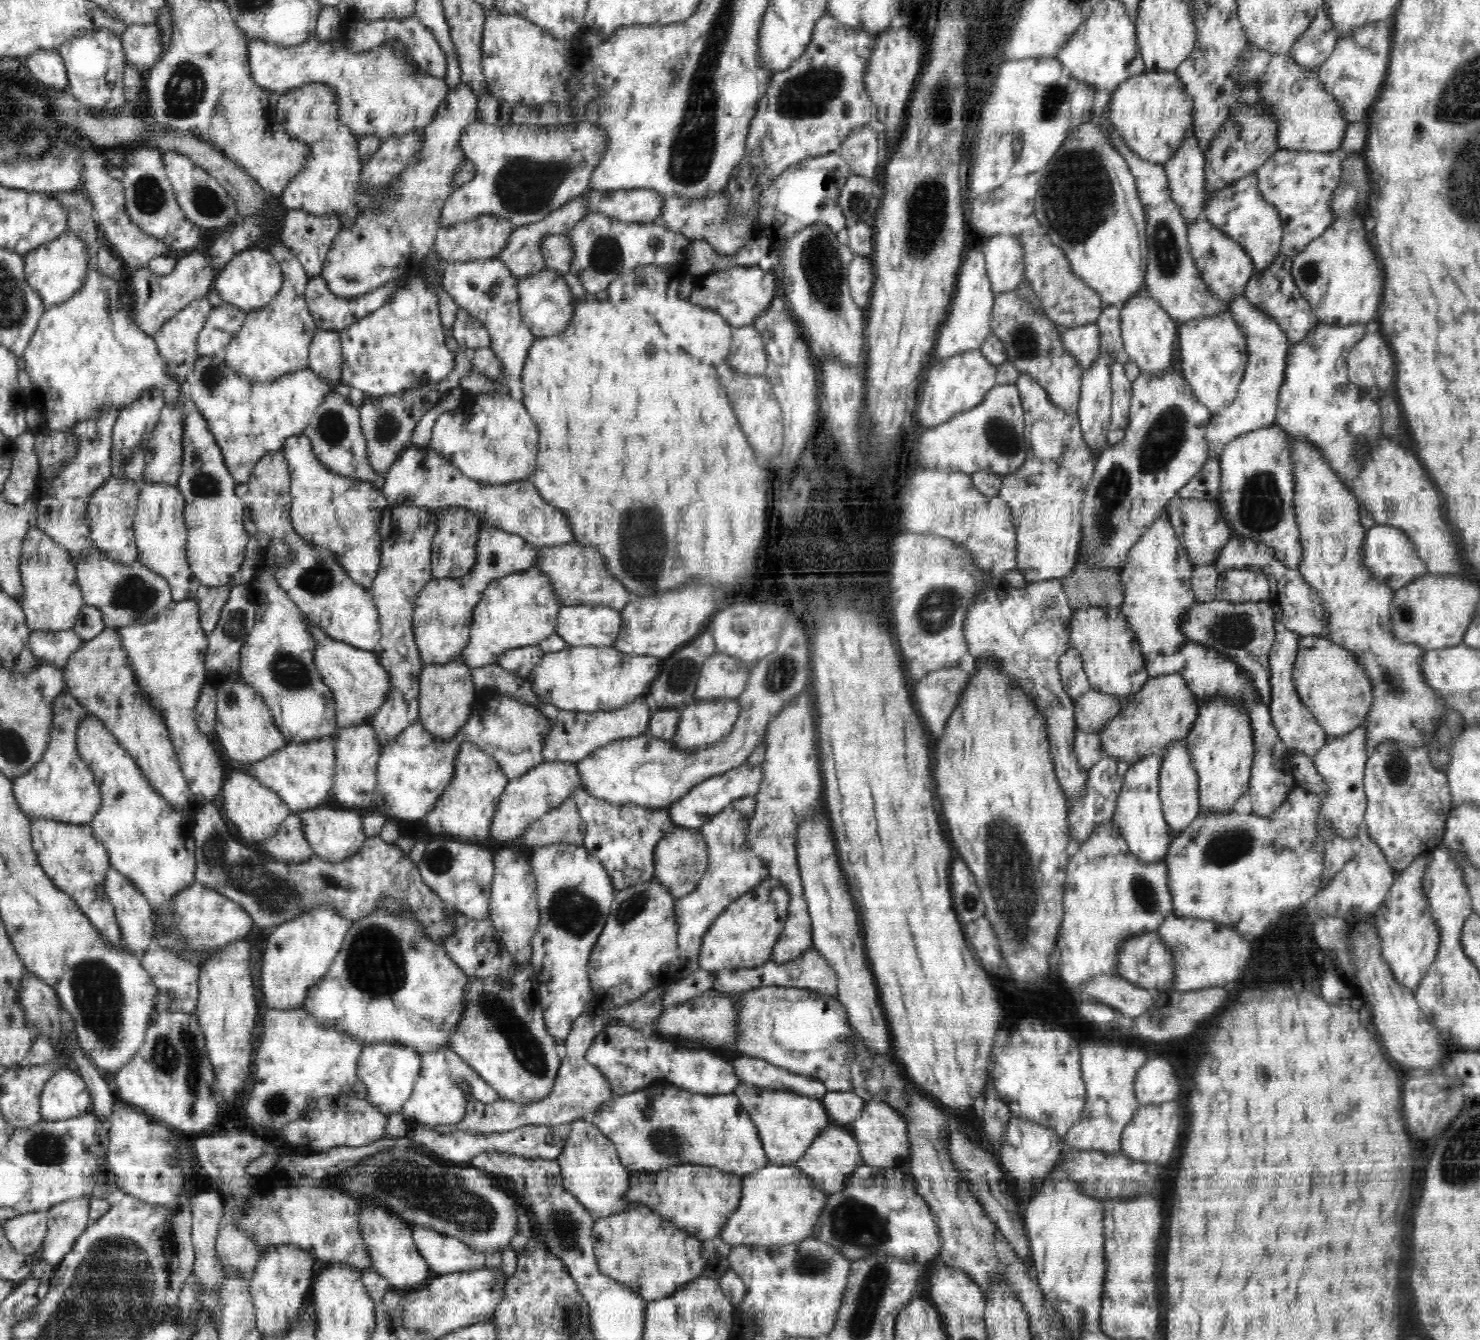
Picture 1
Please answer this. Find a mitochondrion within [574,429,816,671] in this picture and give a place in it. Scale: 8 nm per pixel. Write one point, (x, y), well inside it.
(642, 551)

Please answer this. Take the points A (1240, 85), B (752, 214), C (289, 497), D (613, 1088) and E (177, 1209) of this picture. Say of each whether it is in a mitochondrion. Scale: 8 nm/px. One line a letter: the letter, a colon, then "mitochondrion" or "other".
A: other
B: other
C: other
D: other
E: other

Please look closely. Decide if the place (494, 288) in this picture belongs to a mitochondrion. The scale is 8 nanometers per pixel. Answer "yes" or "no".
yes

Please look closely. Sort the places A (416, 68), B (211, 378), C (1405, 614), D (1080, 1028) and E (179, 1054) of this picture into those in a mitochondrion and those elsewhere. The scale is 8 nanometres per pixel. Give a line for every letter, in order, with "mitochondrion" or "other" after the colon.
A: other
B: mitochondrion
C: mitochondrion
D: other
E: mitochondrion

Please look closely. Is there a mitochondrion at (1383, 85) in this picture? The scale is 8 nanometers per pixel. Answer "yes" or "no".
no

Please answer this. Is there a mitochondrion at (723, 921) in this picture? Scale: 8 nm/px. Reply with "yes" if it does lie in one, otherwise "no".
no

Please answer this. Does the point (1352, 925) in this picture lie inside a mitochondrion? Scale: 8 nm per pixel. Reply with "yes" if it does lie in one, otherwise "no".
no

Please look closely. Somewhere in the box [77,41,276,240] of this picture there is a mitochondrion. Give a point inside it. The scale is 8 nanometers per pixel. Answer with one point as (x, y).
(185, 87)

